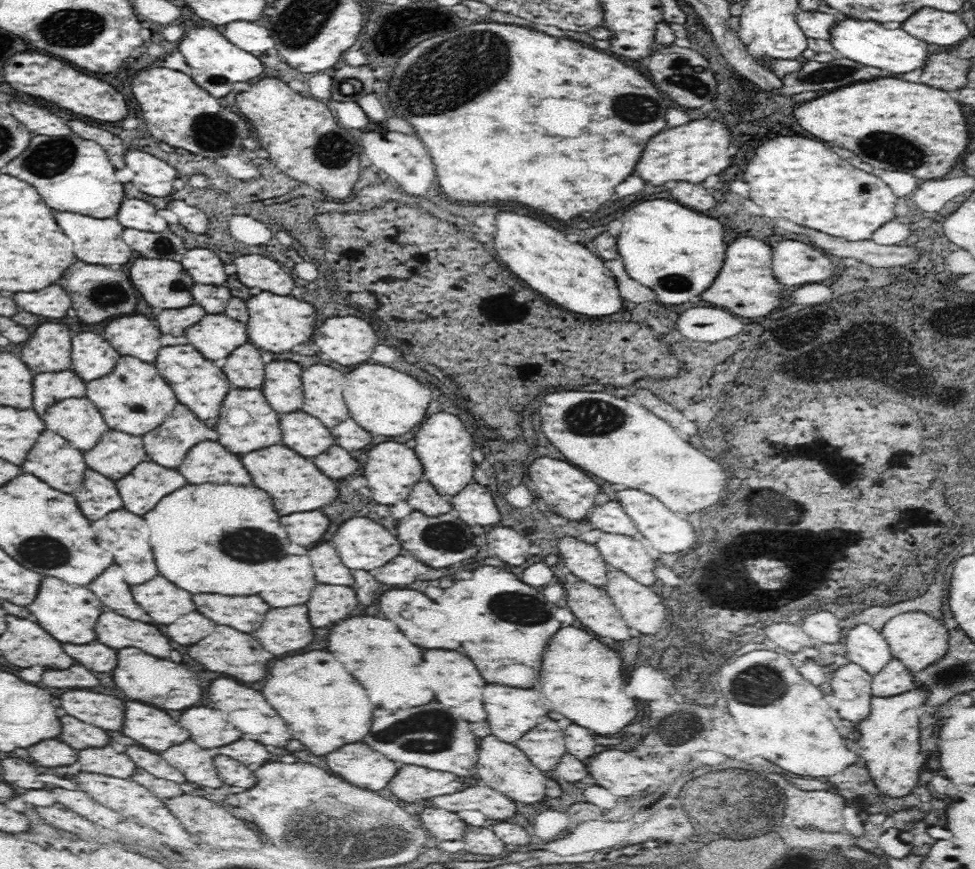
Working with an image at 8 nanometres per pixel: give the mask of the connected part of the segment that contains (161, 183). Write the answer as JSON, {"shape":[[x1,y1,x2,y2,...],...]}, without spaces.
{"shape":[[126,152,124,156,126,168,130,168,134,172,132,184,148,194,148,196,156,196,156,198,164,198,168,194,172,194,172,186,174,180,178,176,178,172,174,168,170,168,170,164,158,160,152,154,146,152]]}

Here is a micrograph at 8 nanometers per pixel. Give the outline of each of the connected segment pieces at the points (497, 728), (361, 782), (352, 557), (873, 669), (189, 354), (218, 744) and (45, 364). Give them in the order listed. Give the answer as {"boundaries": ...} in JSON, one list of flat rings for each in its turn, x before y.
{"boundaries":[[[488,684,484,688,484,706,488,712,488,724,490,724,490,734,496,736,498,740,504,740,508,744,514,744,518,738,526,736,530,728,536,726,540,716,546,716,546,706,538,698,536,690,522,690,522,688,508,688,508,686,496,686]],[[346,744,346,748,340,748,326,756,328,768,336,772,346,782,366,788,366,790,382,790,398,774,398,764,382,756,380,752,374,752,368,744]],[[370,518,346,520,332,542,334,548,338,548,344,566,352,570,378,568,402,552,402,546,398,538,390,534,390,528,380,526]],[[860,624,852,628,846,634,844,642,848,660,852,664,860,664,872,676,876,676,892,660,892,650,884,634,870,624]],[[190,344,184,346,166,346,158,352,156,368,166,378,166,382,174,388,174,394,178,398,178,404,188,406,200,420,218,418,222,402,226,400,228,392,234,388,232,382,228,382,224,370,218,362,212,362,204,358,198,350,194,350]],[[188,708,178,716,178,722,190,732,192,740,206,750,222,748,242,738,242,734,226,722,226,716,212,708]],[[42,324,22,348,20,360,32,372,60,372,72,368,72,338,74,332,64,324]]]}

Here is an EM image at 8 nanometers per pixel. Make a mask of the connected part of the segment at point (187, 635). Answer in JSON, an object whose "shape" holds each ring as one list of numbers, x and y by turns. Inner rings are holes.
{"shape":[[190,612,178,618,174,624,168,624,166,634,178,644,196,644,216,630,216,624,198,612]]}

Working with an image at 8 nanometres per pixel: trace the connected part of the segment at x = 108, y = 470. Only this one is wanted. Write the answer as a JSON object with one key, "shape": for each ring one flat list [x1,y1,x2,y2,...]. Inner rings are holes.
{"shape":[[116,430,106,432,102,440,84,454,88,470,102,472,102,476,108,476,114,482,134,472,138,464,150,460,142,436,132,436]]}

